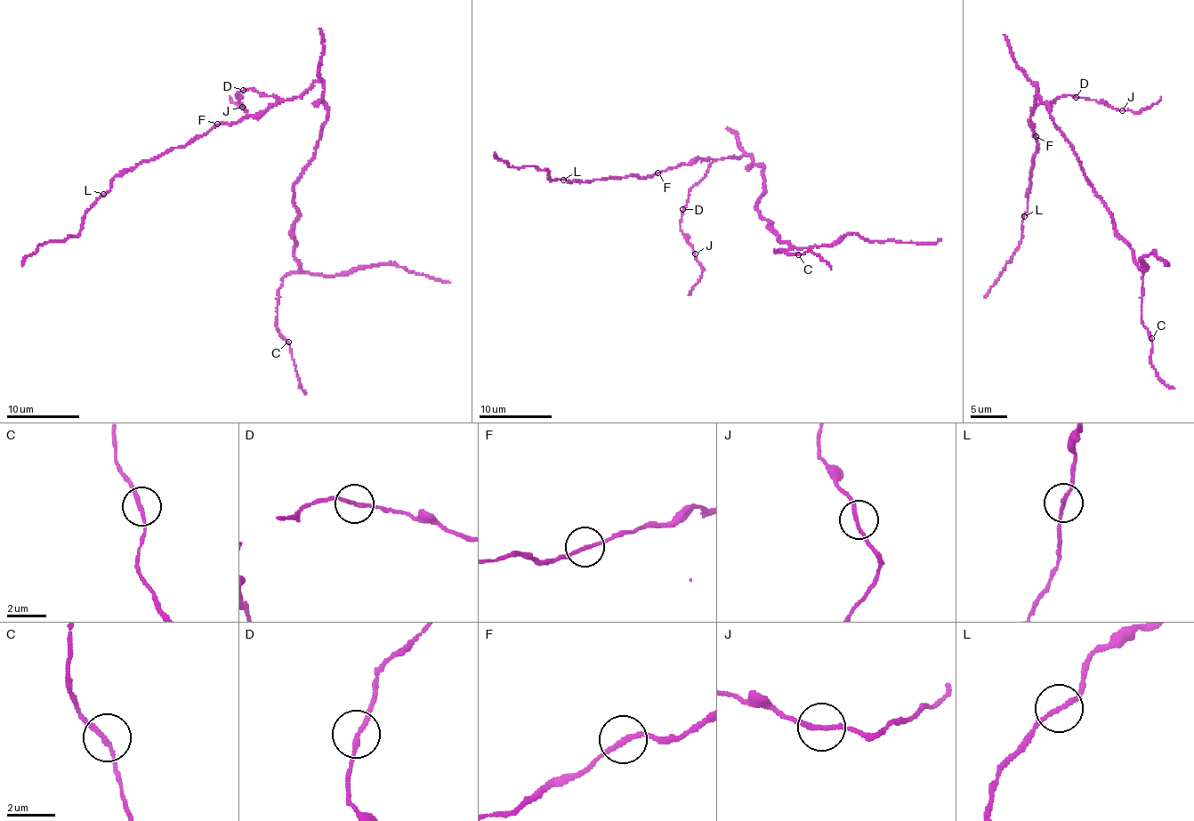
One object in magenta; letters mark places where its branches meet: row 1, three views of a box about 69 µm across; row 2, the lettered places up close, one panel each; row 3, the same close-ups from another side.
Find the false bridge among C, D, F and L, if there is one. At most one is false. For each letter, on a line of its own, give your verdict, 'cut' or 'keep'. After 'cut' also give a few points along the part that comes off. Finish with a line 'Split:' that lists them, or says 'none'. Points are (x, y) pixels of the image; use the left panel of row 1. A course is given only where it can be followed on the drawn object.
C: keep
D: keep
F: keep
L: keep
Split: none

